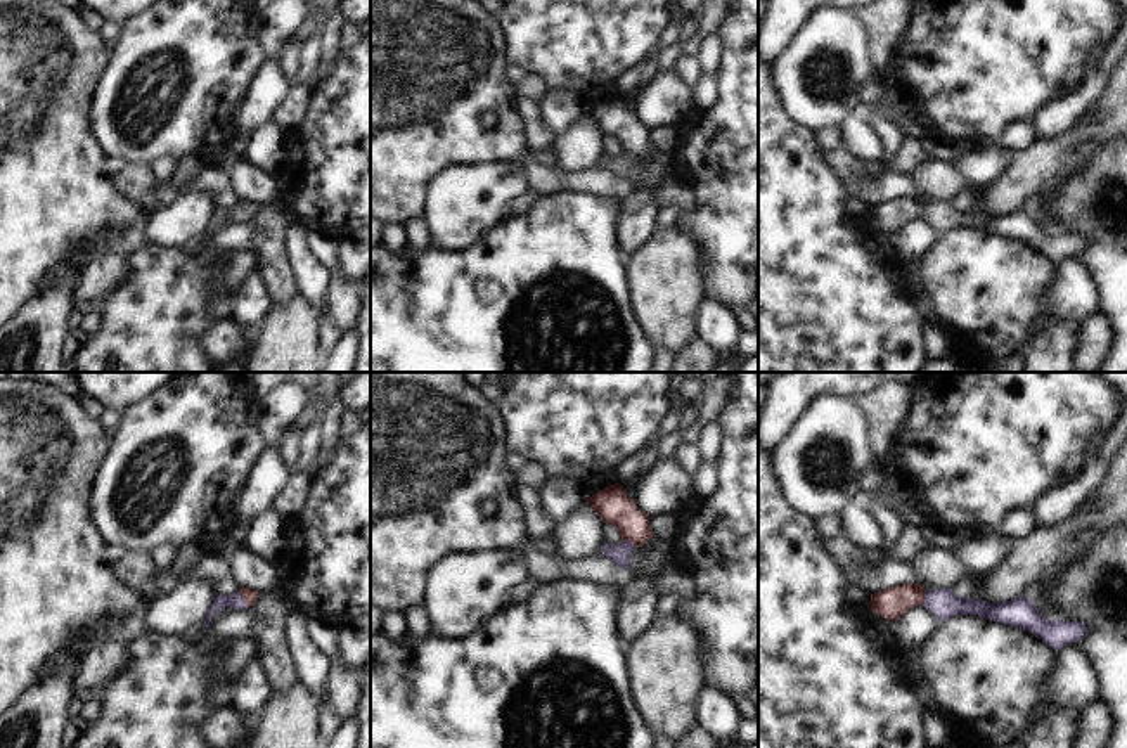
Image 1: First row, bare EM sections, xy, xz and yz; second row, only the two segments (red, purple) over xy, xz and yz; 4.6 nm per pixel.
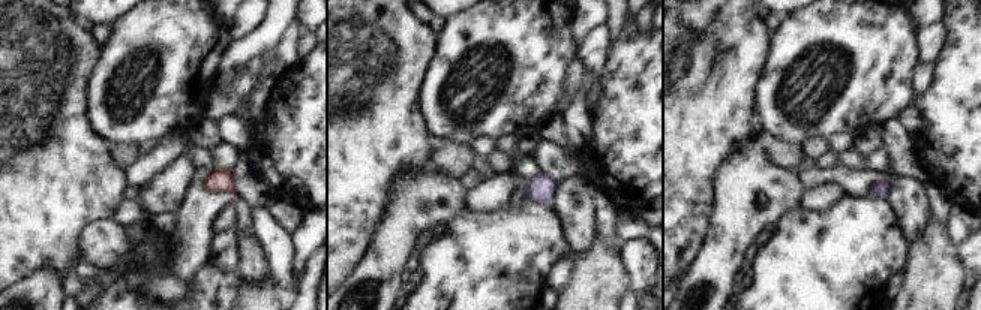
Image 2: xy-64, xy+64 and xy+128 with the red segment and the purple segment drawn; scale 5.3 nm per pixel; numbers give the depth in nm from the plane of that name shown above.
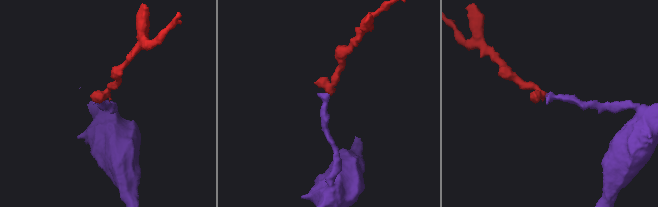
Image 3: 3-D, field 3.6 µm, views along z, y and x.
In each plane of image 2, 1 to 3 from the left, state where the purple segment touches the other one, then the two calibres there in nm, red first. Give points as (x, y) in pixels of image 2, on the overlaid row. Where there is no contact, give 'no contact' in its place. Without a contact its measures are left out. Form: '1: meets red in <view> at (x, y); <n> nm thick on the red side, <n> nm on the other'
1: no contact
2: no contact
3: no contact

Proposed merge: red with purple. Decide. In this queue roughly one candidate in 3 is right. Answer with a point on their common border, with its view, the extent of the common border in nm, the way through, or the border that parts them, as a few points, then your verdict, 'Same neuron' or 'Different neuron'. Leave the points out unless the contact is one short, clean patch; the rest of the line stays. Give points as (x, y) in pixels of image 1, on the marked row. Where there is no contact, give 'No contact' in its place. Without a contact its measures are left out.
Touches red at xy (243, 598). Shared border 100 nm. Path across: xy (250, 596), (243, 598), (234, 599). Same neuron

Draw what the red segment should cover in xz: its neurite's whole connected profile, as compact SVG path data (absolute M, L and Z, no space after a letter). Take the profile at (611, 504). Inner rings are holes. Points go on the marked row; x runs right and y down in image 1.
M620 483L602 488L589 497L587 502L596 509L602 523L615 525L621 537L621 542L616 545L602 545L604 556L618 568L630 568L632 551L653 538L649 516L637 507Z

